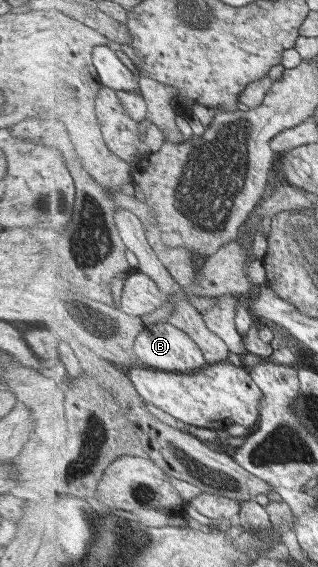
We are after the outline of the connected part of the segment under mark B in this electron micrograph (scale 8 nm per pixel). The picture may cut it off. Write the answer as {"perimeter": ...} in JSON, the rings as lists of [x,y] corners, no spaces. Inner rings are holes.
{"perimeter":[[[169,321],[145,326],[133,344],[135,361],[142,362],[144,366],[158,370],[168,370],[171,372],[182,372],[183,374],[194,373],[206,367],[206,357],[201,352],[198,343],[188,332],[172,325]]]}

